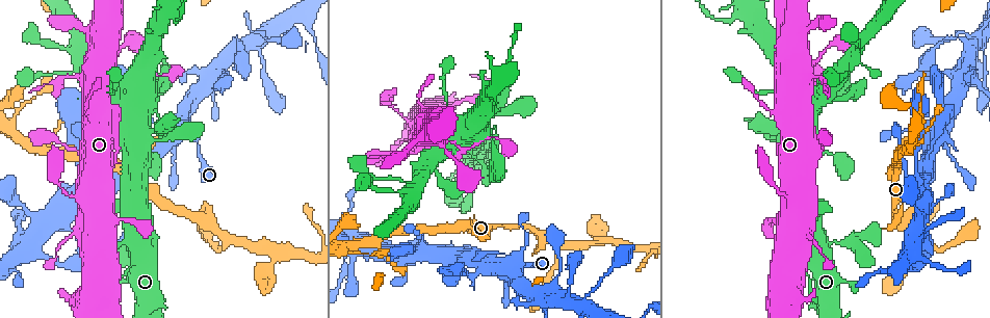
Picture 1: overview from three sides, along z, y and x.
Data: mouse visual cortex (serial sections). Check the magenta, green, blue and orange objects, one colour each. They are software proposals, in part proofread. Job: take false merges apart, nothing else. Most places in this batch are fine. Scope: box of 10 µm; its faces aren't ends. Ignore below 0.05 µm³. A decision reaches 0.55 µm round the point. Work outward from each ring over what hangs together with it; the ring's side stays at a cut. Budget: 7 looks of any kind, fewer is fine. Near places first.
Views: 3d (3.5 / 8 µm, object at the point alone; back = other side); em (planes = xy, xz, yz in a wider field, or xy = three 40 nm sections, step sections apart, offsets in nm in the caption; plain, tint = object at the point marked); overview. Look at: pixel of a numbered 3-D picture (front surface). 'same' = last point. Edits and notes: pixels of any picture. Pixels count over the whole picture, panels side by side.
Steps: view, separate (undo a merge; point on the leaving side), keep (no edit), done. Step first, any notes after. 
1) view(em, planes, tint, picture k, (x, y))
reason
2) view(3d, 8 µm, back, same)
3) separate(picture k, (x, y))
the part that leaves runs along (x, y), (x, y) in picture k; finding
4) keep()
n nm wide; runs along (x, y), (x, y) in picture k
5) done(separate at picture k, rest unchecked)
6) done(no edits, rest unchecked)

view(3d, 3.5 µm, picture 1, (561, 246))
three-way junction

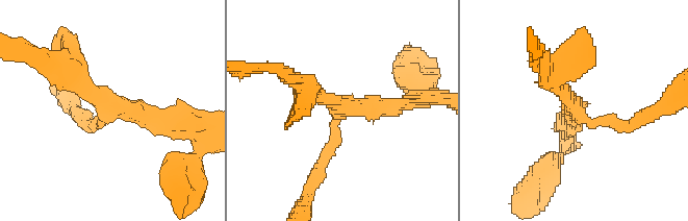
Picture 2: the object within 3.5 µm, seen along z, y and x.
view(em, xy, step 5, tint, picture 2, (109, 103))
3 arms; arms of 200, 250, 300 nm

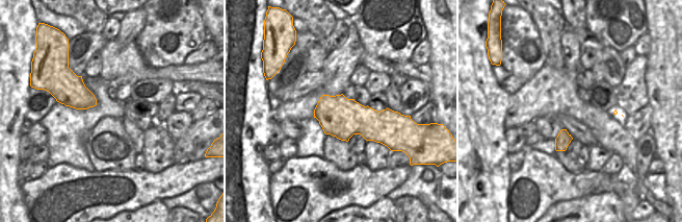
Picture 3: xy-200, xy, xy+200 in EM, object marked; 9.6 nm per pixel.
keep()
runs along (57, 66), (108, 104), (176, 123) in picture 2; one cell here

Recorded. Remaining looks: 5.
view(3d, 8 µm, picture 1, (18, 109))

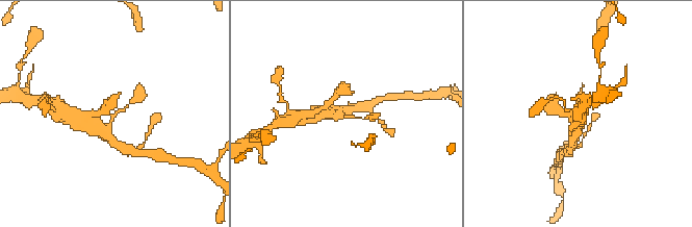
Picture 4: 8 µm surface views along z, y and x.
view(em, xy, step 2, tint, same)

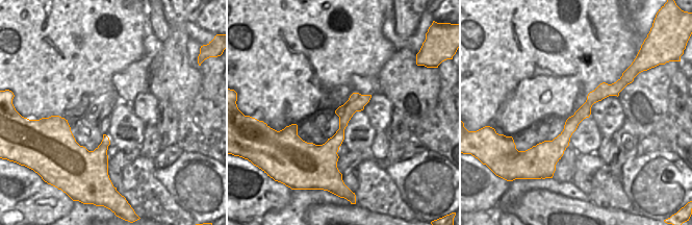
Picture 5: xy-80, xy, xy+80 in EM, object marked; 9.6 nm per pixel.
keep()
runs along (110, 139), (102, 131), (118, 111), (137, 97) in picture 4; all the same cell

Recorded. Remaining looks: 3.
view(3d, 3.5 µm, picture 1, (815, 84))
sharp bend

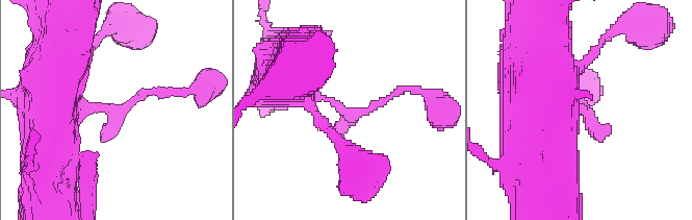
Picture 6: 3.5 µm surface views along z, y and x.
view(em, xy, step 3, plain, picture 6, (586, 110))
now the EM

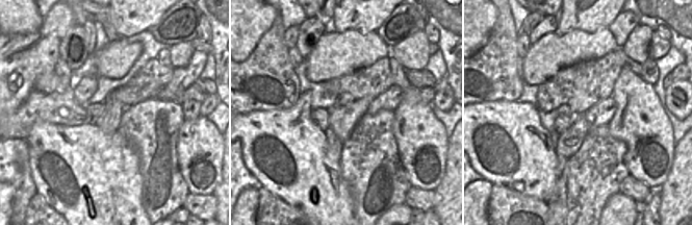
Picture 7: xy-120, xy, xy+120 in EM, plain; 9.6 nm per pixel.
view(em, xy, step 3, tint, same)

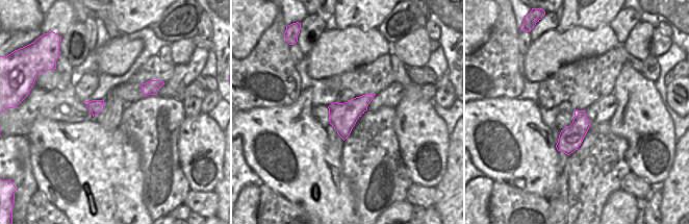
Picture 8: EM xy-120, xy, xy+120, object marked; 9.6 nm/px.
keep()
runs along (50, 108), (121, 112), (153, 90), (178, 93) in picture 6; all the same cell

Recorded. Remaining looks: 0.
done(no edits, rest unchecked)

